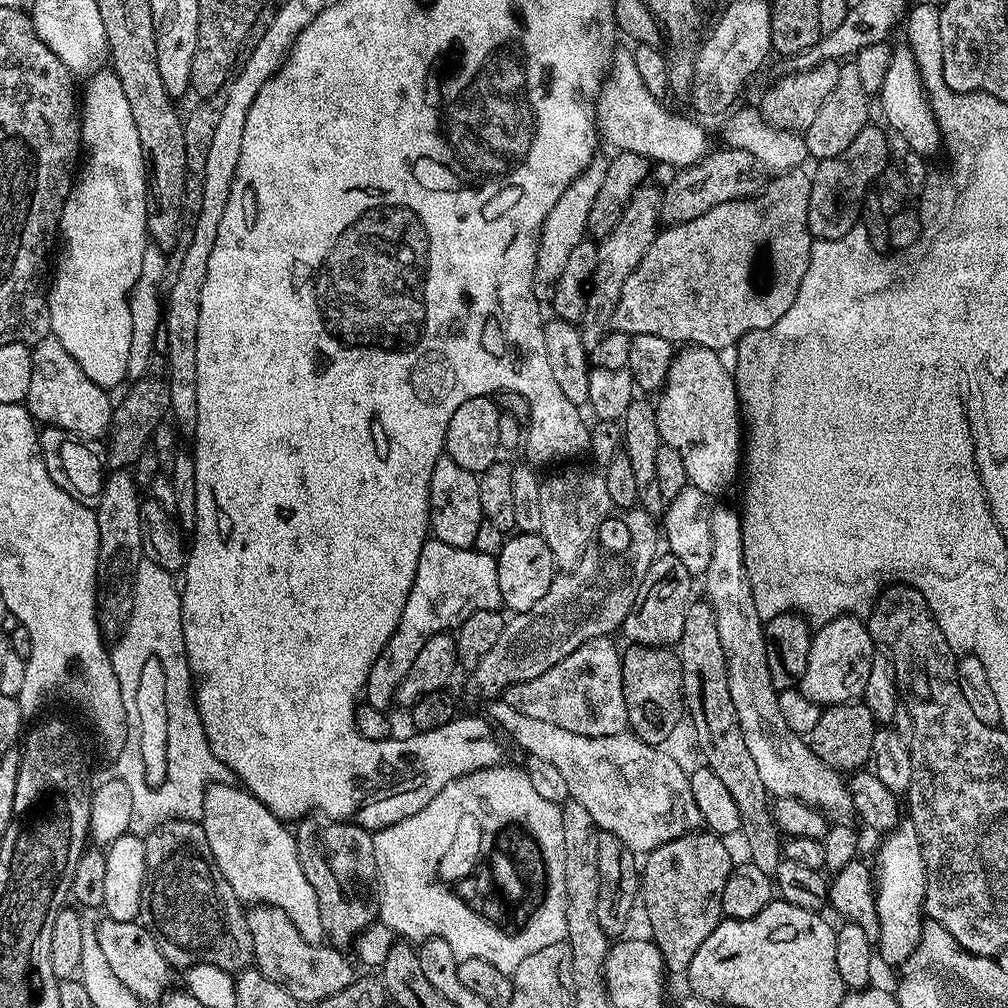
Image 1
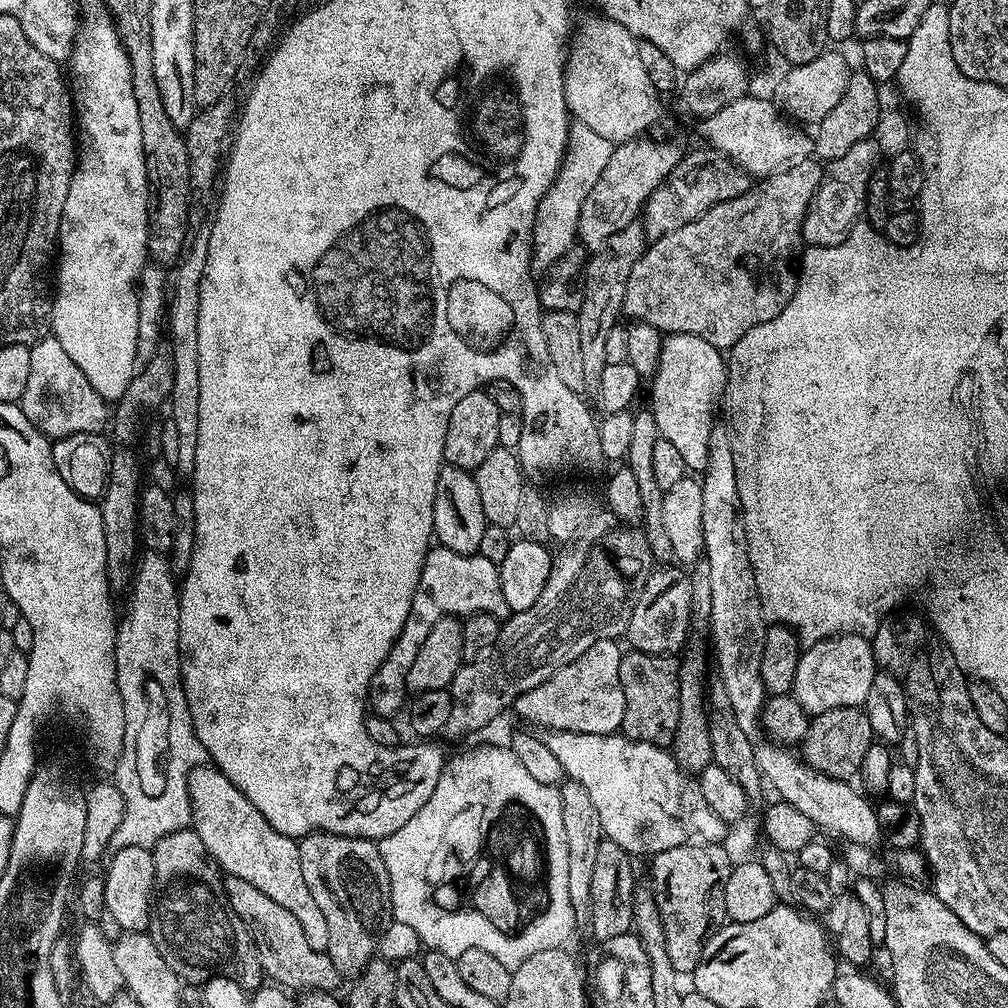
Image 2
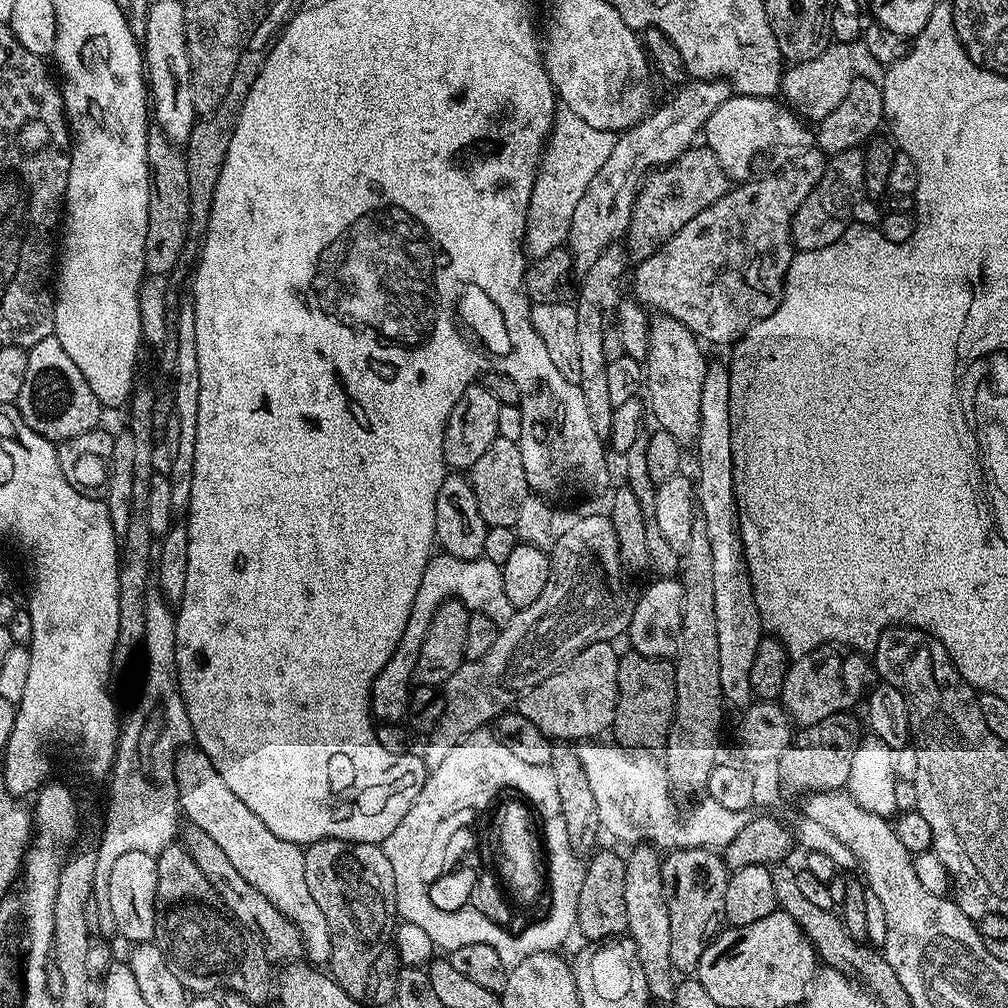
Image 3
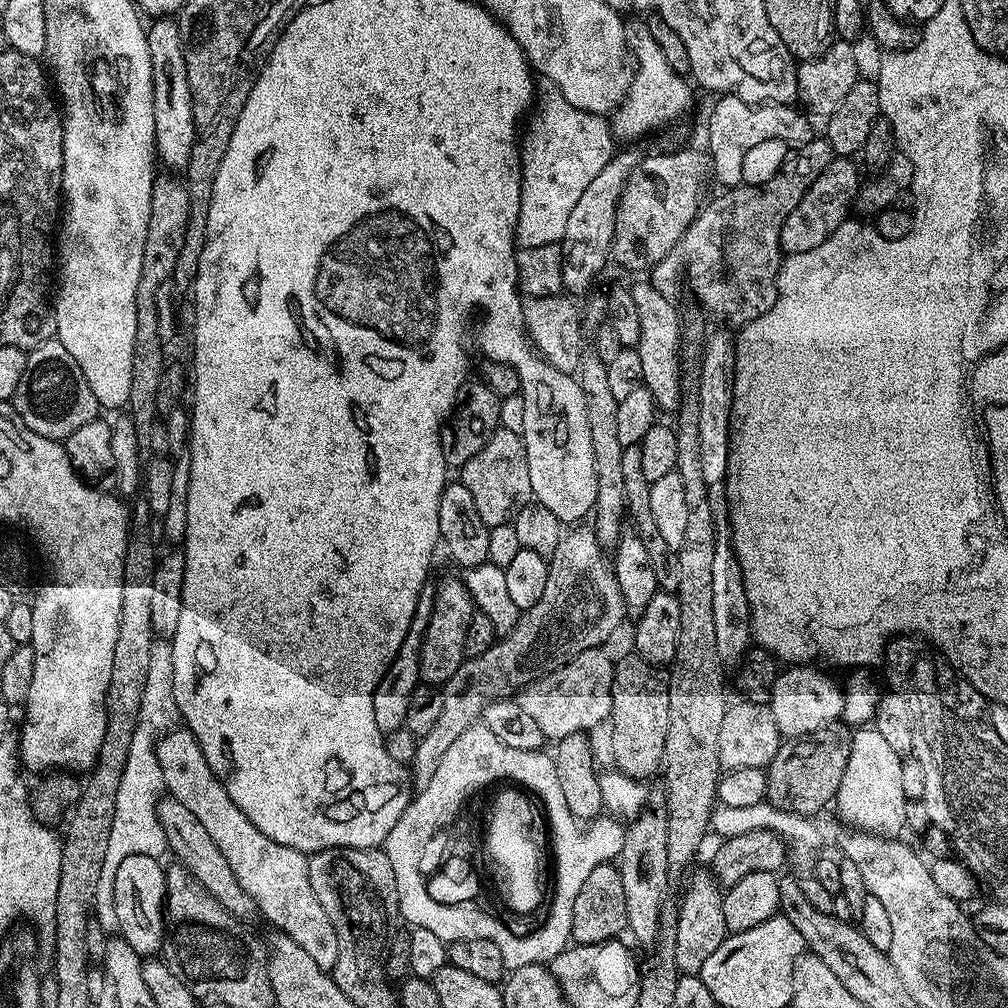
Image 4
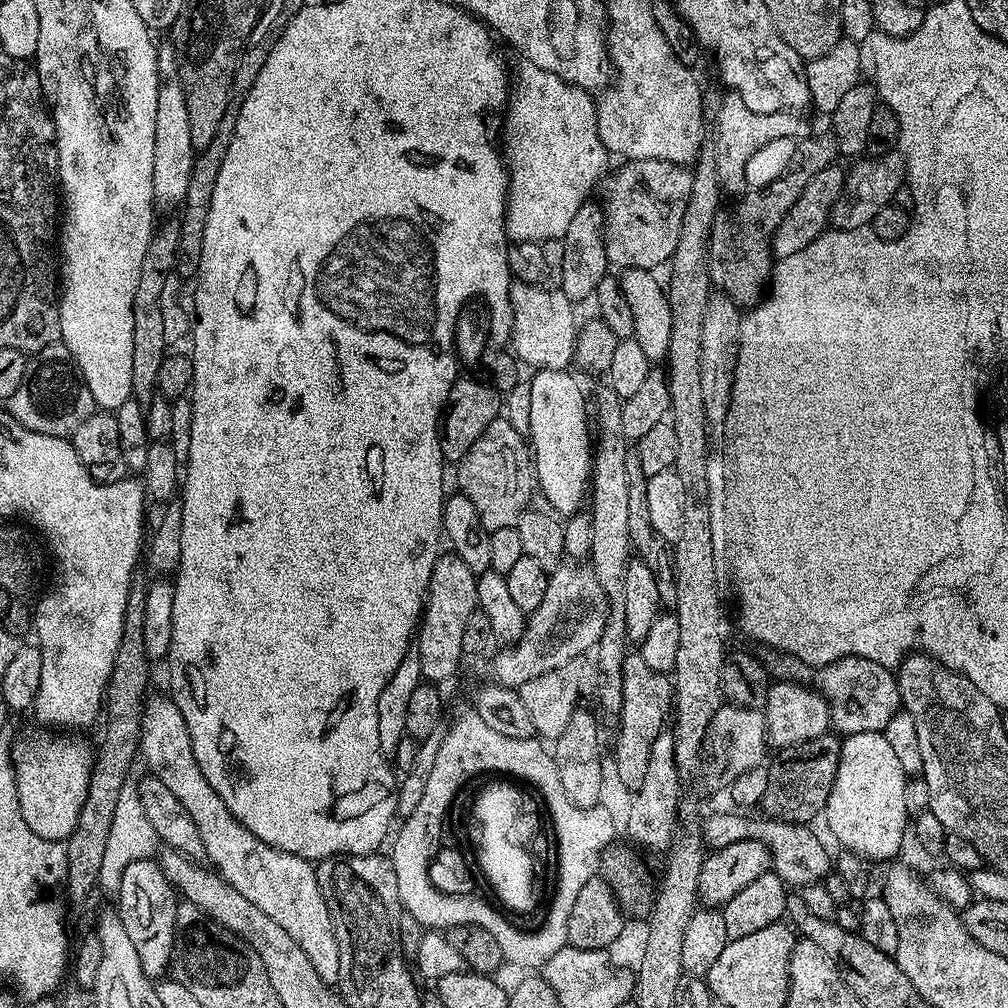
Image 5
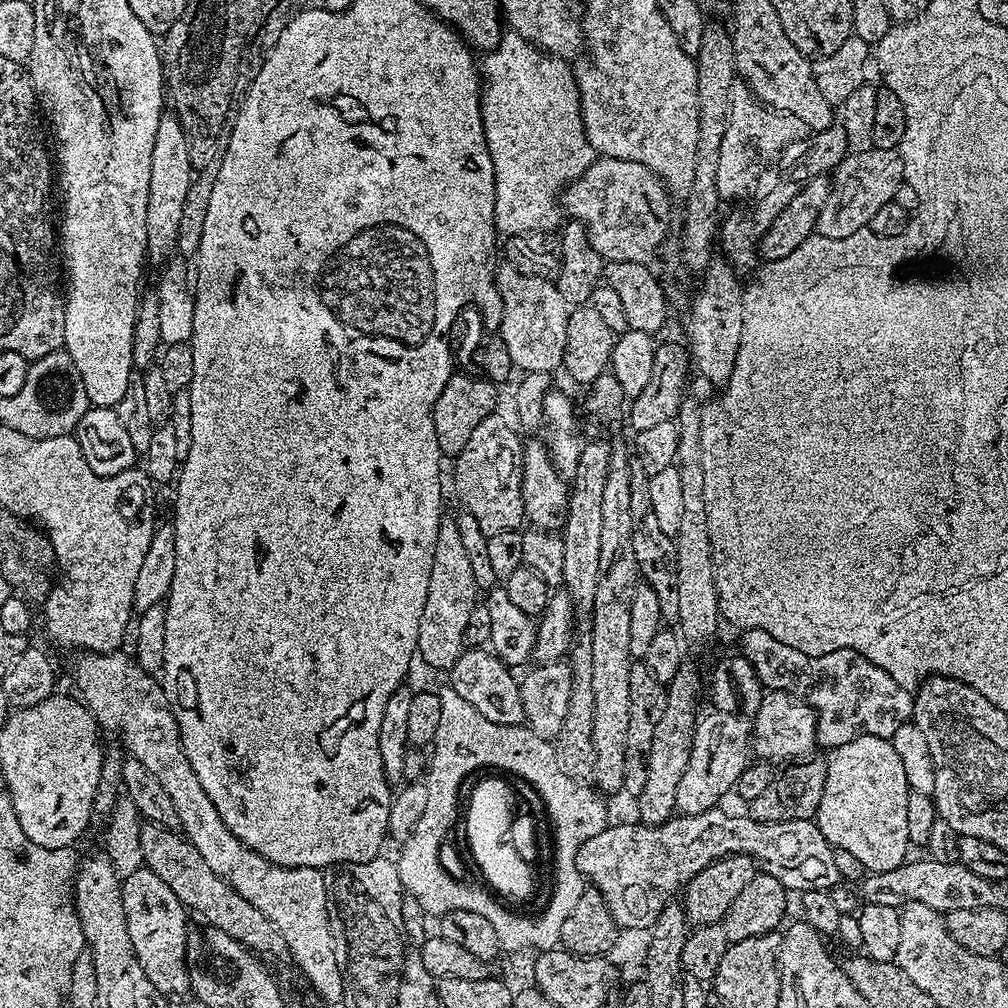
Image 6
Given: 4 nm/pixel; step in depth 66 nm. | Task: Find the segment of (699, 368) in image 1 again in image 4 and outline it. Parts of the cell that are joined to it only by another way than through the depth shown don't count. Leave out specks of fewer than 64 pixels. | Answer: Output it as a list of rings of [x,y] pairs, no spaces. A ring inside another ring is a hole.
[[[640,278],[637,284],[631,285],[632,297],[634,298],[634,306],[638,309],[638,318],[642,329],[642,338],[640,344],[635,348],[636,353],[642,358],[642,381],[643,387],[650,390],[650,394],[654,398],[657,409],[661,413],[675,413],[680,407],[682,399],[682,371],[680,361],[680,350],[682,347],[682,316],[676,313],[676,308],[672,305],[673,301],[669,297],[664,296],[660,291],[652,285],[647,279]]]

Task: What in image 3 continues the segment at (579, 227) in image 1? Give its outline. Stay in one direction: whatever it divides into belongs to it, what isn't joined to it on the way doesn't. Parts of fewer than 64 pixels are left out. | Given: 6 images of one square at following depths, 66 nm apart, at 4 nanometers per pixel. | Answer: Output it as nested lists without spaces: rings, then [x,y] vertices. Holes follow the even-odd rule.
[[[557,107],[551,133],[540,157],[540,167],[536,170],[534,190],[530,194],[524,247],[532,260],[541,260],[550,254],[550,250],[565,247],[574,209],[582,194],[586,194],[586,186],[590,186],[594,174],[598,174],[606,157],[613,152],[616,137],[614,132],[594,130],[594,126],[582,122],[574,110]]]

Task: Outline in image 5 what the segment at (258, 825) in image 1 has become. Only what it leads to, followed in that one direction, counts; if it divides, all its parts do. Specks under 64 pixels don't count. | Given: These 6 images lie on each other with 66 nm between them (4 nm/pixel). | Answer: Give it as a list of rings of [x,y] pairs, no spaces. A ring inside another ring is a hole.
[[[167,695],[154,696],[145,703],[140,722],[138,752],[148,763],[147,771],[168,787],[182,806],[186,806],[194,826],[198,826],[198,834],[202,834],[207,863],[230,886],[234,886],[242,898],[254,902],[262,914],[274,918],[274,922],[278,922],[278,926],[282,926],[282,930],[286,930],[286,934],[302,946],[322,982],[330,986],[339,985],[338,938],[324,900],[324,889],[316,877],[316,864],[262,842],[250,834],[240,820],[235,820],[230,810],[226,810],[226,802],[214,794],[214,786],[206,782],[206,774],[202,774],[198,758],[194,758],[194,746],[190,742],[186,718],[182,718],[182,710],[178,710]]]

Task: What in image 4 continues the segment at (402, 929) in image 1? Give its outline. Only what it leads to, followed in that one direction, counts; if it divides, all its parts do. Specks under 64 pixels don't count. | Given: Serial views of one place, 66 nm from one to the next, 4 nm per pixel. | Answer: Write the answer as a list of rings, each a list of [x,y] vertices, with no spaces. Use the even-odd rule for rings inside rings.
[[[477,722],[459,736],[455,742],[450,742],[450,750],[446,750],[442,762],[438,762],[438,770],[434,770],[434,778],[430,778],[430,786],[419,789],[413,795],[412,801],[406,806],[402,818],[394,822],[394,830],[384,839],[382,850],[386,858],[390,858],[390,867],[394,869],[394,882],[398,890],[400,916],[409,920],[412,928],[430,930],[438,934],[445,942],[465,940],[466,938],[482,938],[494,942],[498,950],[502,950],[505,969],[511,970],[530,966],[531,964],[547,965],[561,950],[569,947],[572,940],[572,911],[574,898],[578,898],[578,890],[590,870],[594,866],[615,861],[624,845],[625,825],[615,819],[600,818],[595,821],[589,832],[583,832],[576,817],[570,814],[566,806],[566,798],[562,798],[562,786],[558,786],[556,762],[547,751],[514,750],[514,746],[506,746],[502,738],[490,734],[483,722]],[[504,776],[520,778],[540,791],[549,804],[552,812],[552,825],[556,830],[556,852],[560,860],[560,888],[555,902],[555,912],[552,912],[550,925],[544,936],[536,936],[534,940],[515,940],[500,924],[493,923],[488,916],[468,912],[464,908],[449,910],[432,904],[424,896],[424,884],[420,884],[420,872],[424,872],[424,864],[432,864],[436,856],[440,856],[440,847],[444,847],[444,836],[440,836],[440,828],[448,823],[449,816],[459,808],[459,804],[469,792],[478,790],[478,798],[484,792],[494,788],[494,782],[504,780]]]

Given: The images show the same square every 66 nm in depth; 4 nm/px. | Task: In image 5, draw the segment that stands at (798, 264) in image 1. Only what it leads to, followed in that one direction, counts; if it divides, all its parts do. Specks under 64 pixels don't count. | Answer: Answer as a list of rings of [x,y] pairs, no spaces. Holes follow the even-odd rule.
[[[808,135],[799,141],[792,165],[780,178],[775,178],[765,188],[745,191],[744,200],[737,204],[725,203],[720,208],[708,240],[709,278],[723,295],[736,303],[737,308],[748,310],[760,303],[772,278],[772,239],[774,230],[778,230],[778,222],[786,218],[786,210],[798,202],[809,182],[837,160],[836,139],[832,135]]]

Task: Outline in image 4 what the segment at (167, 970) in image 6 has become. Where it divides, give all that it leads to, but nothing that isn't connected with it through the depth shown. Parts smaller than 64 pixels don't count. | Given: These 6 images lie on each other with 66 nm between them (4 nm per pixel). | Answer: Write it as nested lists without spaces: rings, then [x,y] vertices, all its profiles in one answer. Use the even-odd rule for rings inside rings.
[[[130,854],[118,865],[118,874],[114,874],[114,914],[118,914],[119,935],[142,958],[152,958],[161,951],[164,943],[164,895],[166,894],[166,868],[155,856]]]

